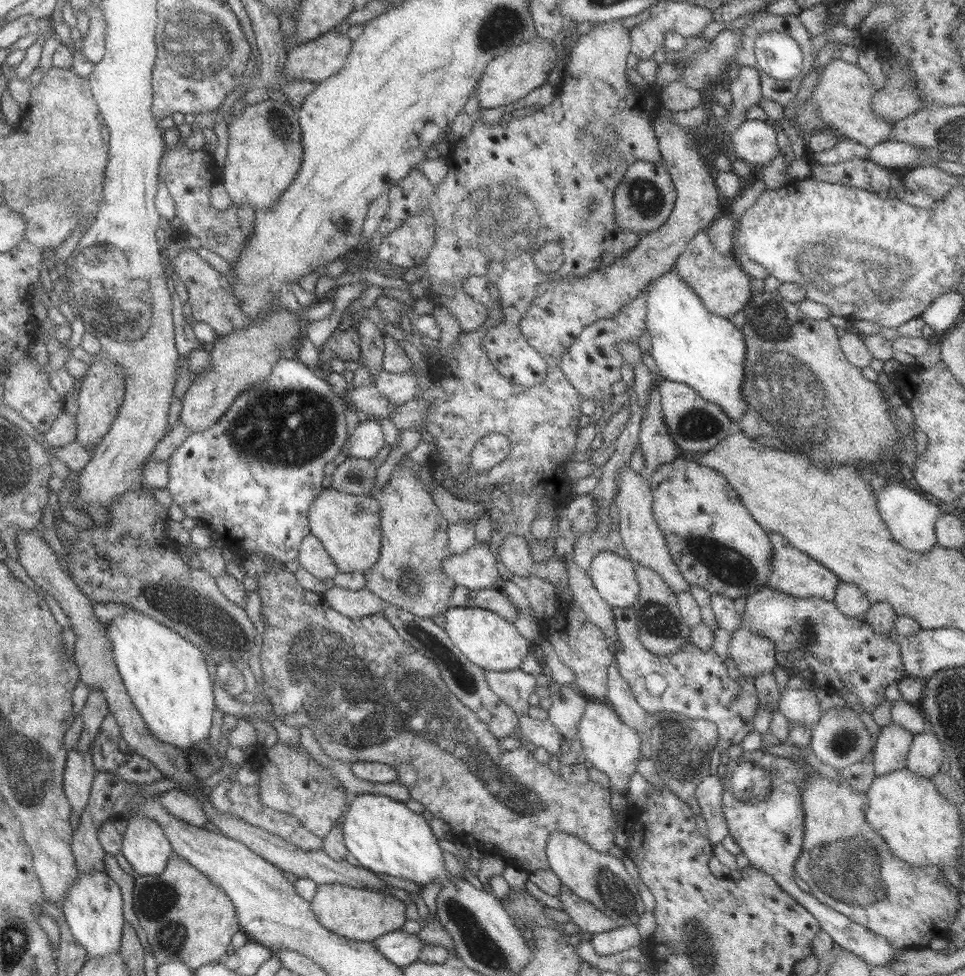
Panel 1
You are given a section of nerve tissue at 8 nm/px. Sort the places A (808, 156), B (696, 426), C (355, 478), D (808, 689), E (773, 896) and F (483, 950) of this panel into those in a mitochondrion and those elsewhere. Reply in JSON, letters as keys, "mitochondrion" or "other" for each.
{"A":"other","B":"mitochondrion","C":"other","D":"other","E":"other","F":"mitochondrion"}

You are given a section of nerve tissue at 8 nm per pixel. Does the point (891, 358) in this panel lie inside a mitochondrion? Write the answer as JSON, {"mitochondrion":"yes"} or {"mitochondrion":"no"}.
{"mitochondrion":"no"}

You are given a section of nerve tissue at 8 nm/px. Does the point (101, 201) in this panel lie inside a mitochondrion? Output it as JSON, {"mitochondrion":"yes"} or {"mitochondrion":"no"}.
{"mitochondrion":"no"}

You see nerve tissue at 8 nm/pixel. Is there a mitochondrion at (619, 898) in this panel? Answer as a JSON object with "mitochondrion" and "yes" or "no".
{"mitochondrion":"yes"}

